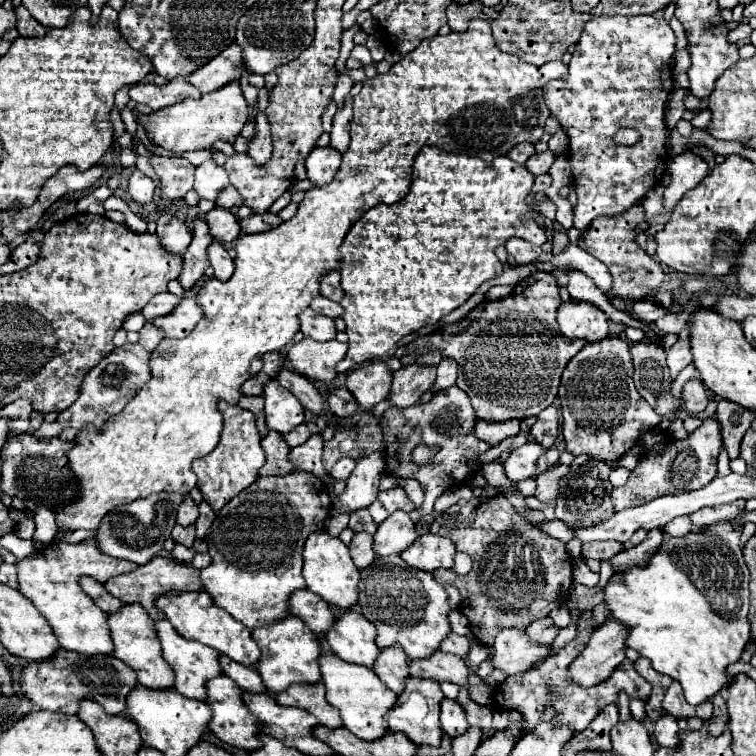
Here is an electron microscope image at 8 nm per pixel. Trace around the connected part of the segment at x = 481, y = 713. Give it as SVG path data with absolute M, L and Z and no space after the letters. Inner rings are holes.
M461 687L461 693L459 693L459 699L457 699L463 707L465 707L465 715L467 715L467 721L471 727L479 727L481 733L485 733L485 737L491 737L497 729L493 727L493 713L489 707L481 707L477 703L473 703L467 695L467 689Z

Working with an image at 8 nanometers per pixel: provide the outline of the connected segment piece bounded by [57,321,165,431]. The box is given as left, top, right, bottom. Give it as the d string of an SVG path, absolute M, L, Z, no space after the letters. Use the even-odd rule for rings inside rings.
M151 321L145 323L145 327L139 331L141 339L139 343L131 345L125 343L123 347L117 347L111 355L107 355L97 367L93 367L81 385L79 391L79 399L65 411L59 413L57 423L61 423L63 427L73 427L73 429L81 429L83 425L93 425L93 427L101 427L105 421L109 421L109 417L121 413L121 409L137 395L137 391L149 381L147 373L149 373L149 357L153 353L153 349L157 349L157 345L165 339L165 333L161 333L161 329L153 327Z

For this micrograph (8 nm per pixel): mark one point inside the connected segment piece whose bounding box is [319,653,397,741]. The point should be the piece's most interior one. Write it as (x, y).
(362, 699)

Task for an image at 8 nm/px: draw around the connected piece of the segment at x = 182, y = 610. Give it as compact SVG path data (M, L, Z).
M203 591L203 593L167 593L167 595L161 595L155 601L155 605L167 615L167 619L171 621L175 631L185 639L199 641L207 647L213 647L221 655L227 655L229 659L233 659L245 667L253 667L257 663L257 657L261 657L261 651L257 649L257 643L253 641L251 631L245 625L241 625L239 621L235 621L233 617L229 617L229 613L225 613L225 609L217 607L207 591Z

